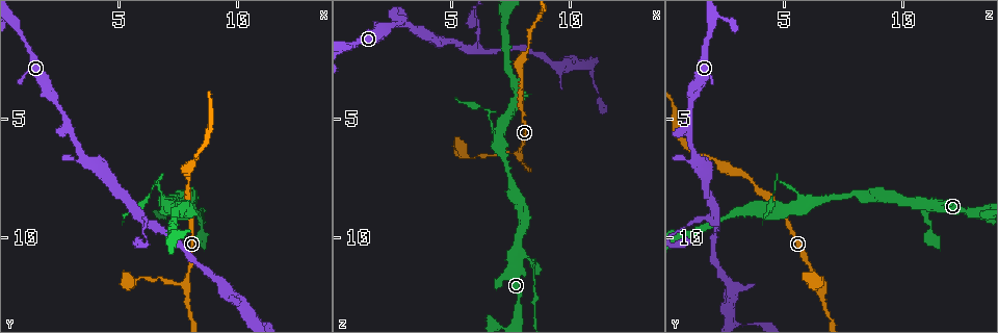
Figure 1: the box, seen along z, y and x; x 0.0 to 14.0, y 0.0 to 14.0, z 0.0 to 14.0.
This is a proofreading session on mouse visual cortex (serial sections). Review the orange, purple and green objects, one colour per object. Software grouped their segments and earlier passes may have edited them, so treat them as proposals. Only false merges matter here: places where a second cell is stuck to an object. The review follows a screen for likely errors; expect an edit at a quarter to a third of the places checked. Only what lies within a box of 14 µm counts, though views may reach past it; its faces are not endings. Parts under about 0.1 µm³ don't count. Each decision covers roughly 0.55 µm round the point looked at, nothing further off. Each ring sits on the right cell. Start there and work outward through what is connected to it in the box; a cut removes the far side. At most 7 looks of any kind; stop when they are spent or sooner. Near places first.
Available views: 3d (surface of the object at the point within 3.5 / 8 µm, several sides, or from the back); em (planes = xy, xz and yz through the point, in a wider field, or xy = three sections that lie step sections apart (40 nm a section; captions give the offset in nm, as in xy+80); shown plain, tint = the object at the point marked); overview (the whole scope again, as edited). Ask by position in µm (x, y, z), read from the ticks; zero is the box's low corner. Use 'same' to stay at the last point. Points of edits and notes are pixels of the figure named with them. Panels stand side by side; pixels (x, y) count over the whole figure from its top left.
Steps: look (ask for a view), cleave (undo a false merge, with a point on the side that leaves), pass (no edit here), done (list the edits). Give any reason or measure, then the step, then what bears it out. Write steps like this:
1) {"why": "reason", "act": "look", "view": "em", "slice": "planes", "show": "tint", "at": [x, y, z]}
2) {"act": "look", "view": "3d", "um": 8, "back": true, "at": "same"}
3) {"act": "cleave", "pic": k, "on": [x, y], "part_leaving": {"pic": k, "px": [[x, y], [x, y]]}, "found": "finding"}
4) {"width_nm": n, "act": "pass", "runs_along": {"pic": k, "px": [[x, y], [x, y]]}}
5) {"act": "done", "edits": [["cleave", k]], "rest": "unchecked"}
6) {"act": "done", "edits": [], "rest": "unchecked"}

{"act": "look", "view": "3d", "um": 3.5, "at": [6.9, 8.4, 6.1]}

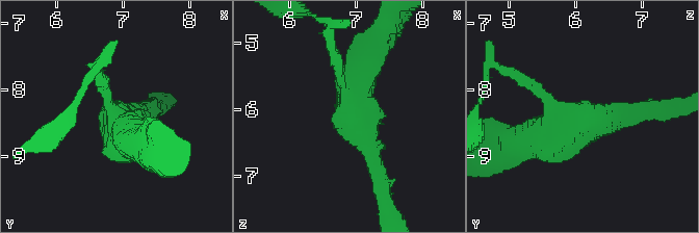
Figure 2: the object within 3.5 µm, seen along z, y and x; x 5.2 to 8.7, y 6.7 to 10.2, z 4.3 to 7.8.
{"arms": 3, "arm_widths_nm": [150, 300, 500], "act": "look", "view": "em", "slice": "xy", "step": 5, "show": "tint", "at": [6.90, 8.40, 6.10]}

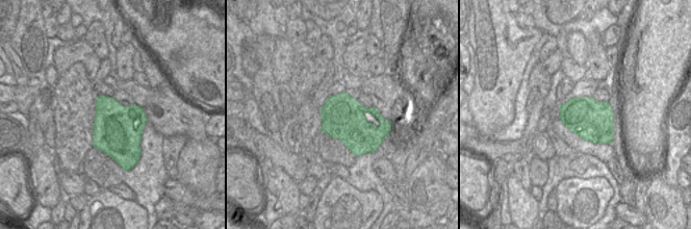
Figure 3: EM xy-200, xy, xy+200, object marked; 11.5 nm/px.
{"act": "pass", "runs_along": {"pic": 2, "px": [[622, 114], [508, 147]]}, "found": "continuous, no second cell"}

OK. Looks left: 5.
{"why": "two arms in line, one across", "act": "look", "view": "3d", "um": 3.5, "at": [5.9, 9.1, 2.1]}

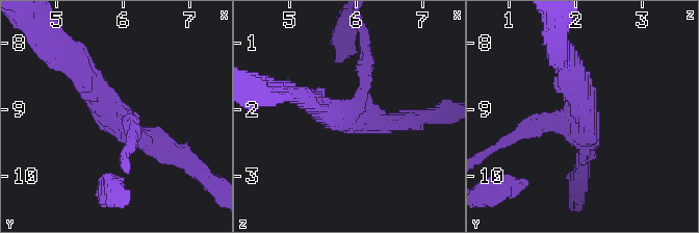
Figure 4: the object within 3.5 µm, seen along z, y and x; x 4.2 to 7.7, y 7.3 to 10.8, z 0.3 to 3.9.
{"act": "cleave", "pic": 4, "on": [362, 46], "found": "two cells meet here"}

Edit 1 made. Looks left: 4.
{"why": "abrupt turn", "act": "look", "view": "em", "slice": "xy", "step": 1, "show": "tint", "at": [7.8, 11.8, 6.5]}

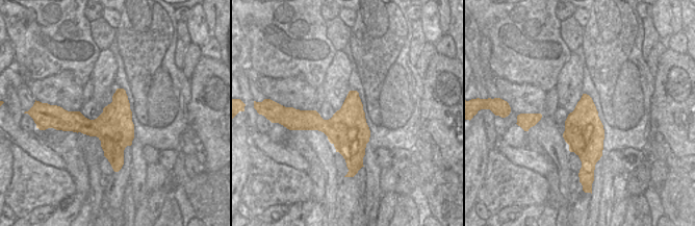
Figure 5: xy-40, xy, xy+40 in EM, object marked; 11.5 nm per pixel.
{"act": "look", "view": "3d", "um": 3.5, "at": "same"}

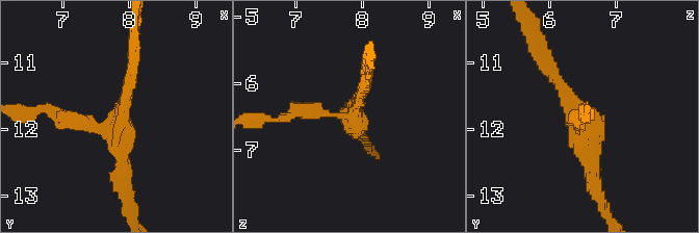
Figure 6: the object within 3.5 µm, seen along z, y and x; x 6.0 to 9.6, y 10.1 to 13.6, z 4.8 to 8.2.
{"arms": 3, "act": "pass", "runs_along": {"pic": 6, "px": [[132, 63], [117, 125], [52, 111]]}, "found": "continuous, no second cell"}

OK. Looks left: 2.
{"act": "done", "edits": [["cleave", 4]], "rest": "unchecked"}

